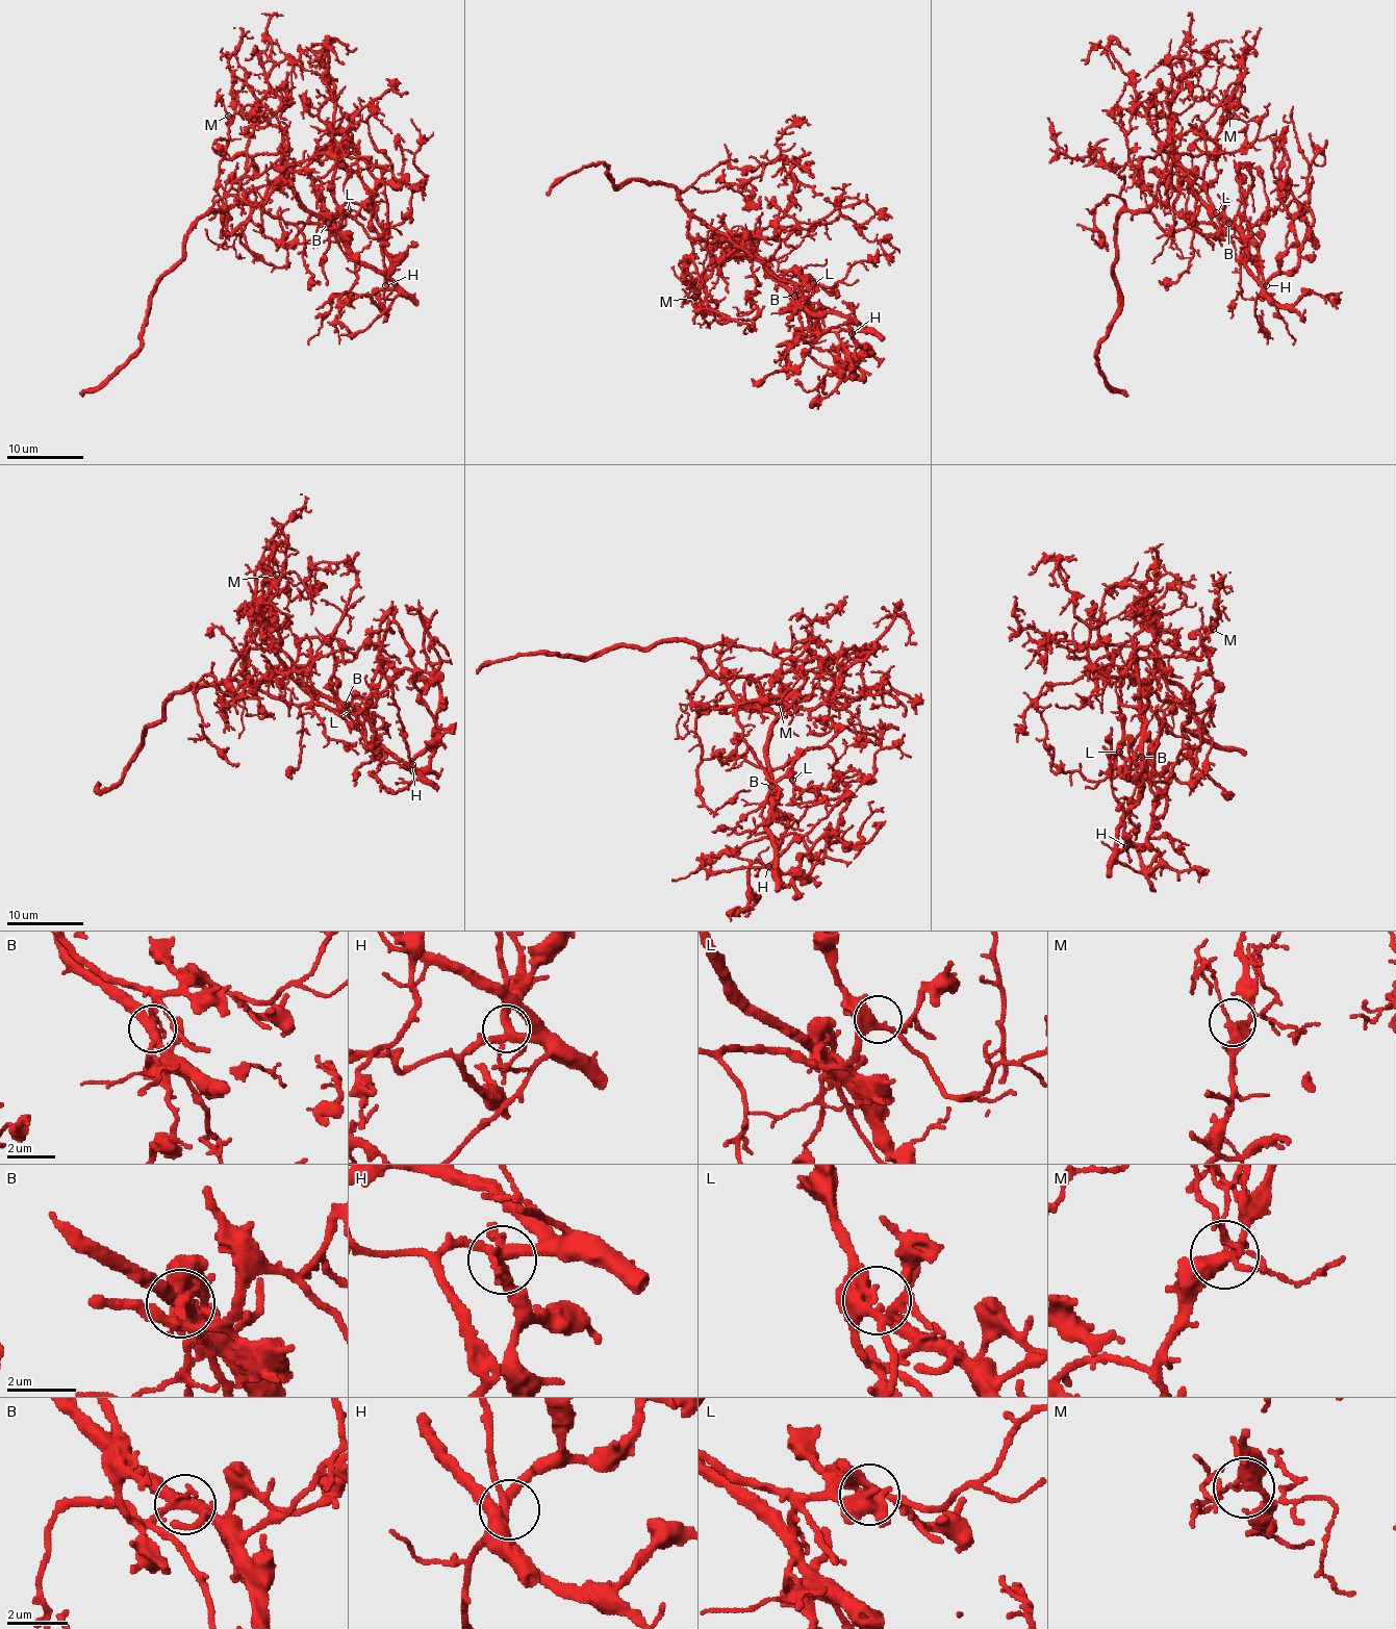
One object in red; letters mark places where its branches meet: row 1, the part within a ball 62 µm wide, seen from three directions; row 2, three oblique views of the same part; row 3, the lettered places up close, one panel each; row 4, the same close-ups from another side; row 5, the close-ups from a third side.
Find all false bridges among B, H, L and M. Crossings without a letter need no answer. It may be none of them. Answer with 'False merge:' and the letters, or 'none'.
False merge: B

